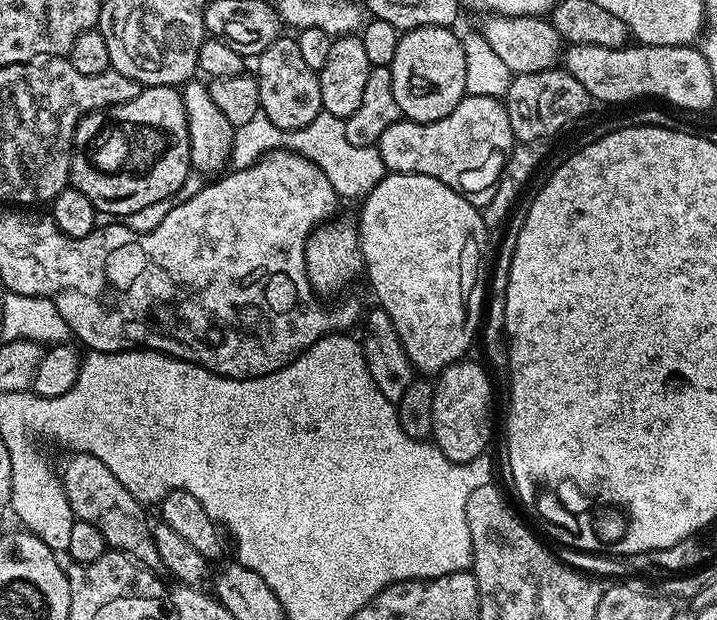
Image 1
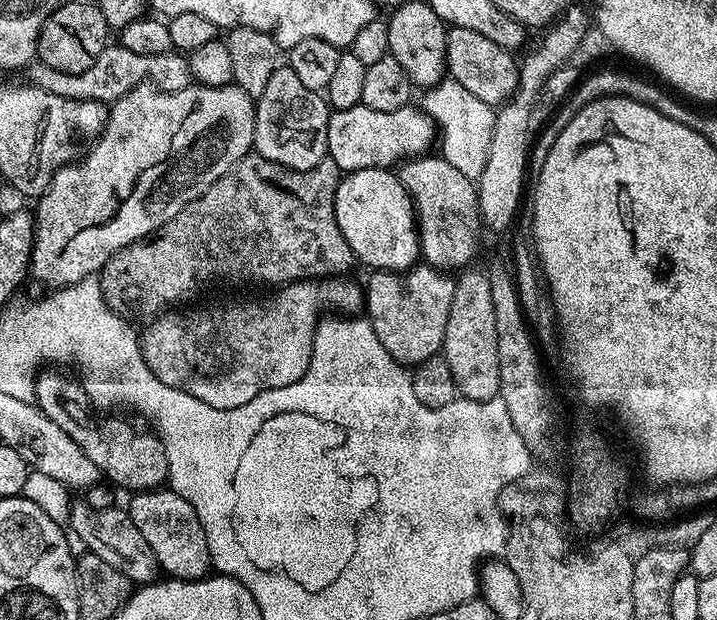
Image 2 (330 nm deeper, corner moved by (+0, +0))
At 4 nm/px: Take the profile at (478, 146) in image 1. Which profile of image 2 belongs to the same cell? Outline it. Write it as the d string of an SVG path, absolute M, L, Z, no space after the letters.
M358 103L350 106L350 110L333 109L328 115L327 157L346 174L371 168L391 169L412 157L425 155L431 149L428 147L432 140L434 144L434 125L415 106L398 110L370 110L370 106Z

